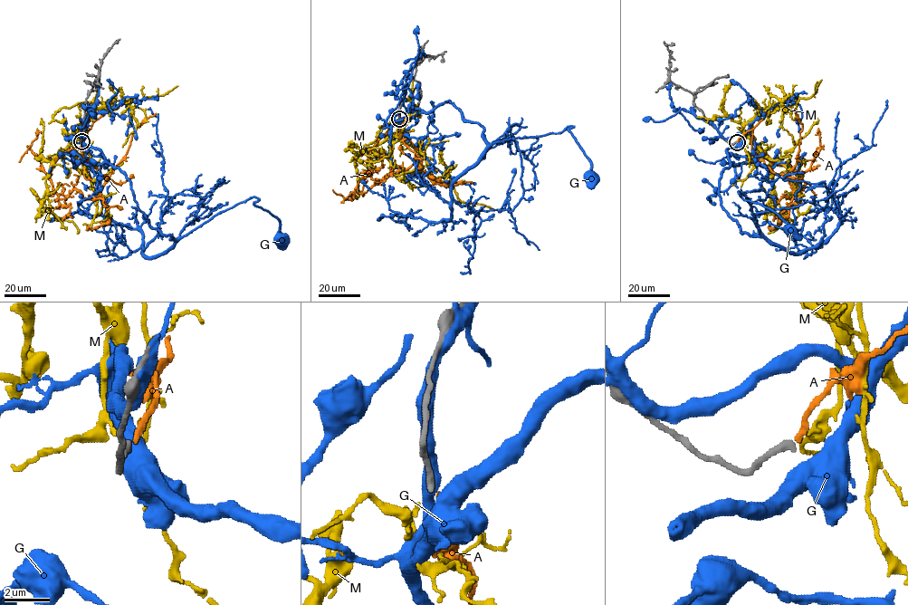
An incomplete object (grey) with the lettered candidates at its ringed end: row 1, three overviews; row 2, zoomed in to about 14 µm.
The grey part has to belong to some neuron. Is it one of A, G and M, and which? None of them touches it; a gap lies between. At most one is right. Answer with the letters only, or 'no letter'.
no letter

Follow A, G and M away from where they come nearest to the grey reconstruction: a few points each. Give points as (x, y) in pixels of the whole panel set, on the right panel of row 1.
A: (738, 141), (752, 129), (752, 150), (800, 177), (798, 193), (803, 195), (797, 188), (774, 206)
G: (738, 144), (727, 149), (721, 207), (740, 232), (760, 235), (739, 191), (791, 231)
M: (738, 140), (749, 123), (753, 142), (766, 156), (797, 173), (799, 204), (795, 219), (759, 211)

